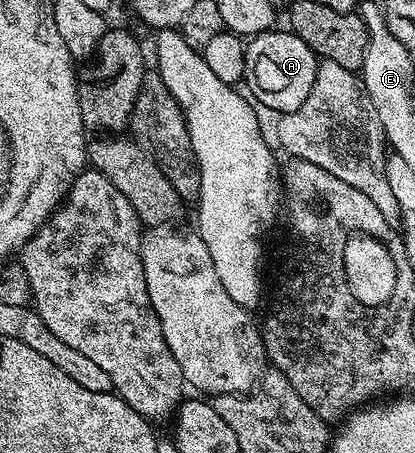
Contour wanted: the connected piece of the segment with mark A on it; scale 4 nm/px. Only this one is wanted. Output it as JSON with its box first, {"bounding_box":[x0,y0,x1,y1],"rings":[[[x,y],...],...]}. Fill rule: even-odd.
{"bounding_box":[243,32,318,114],"rings":[[[276,32],[260,33],[247,42],[244,50],[243,80],[248,83],[247,92],[257,102],[272,107],[280,114],[285,114],[298,111],[298,107],[306,103],[306,95],[310,95],[310,89],[314,87],[318,58],[315,51],[297,33]]]}

